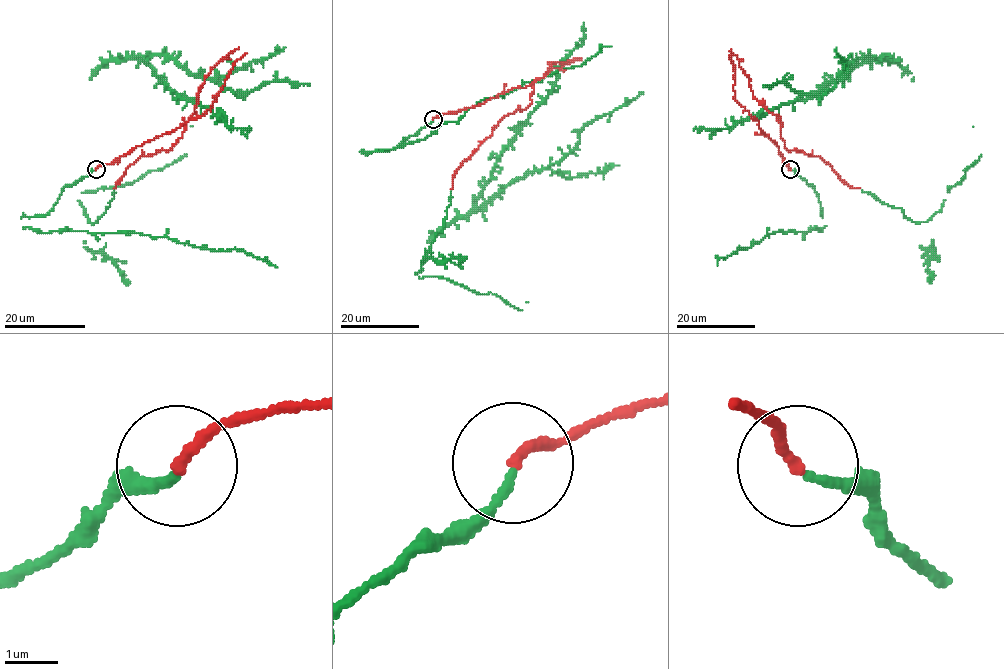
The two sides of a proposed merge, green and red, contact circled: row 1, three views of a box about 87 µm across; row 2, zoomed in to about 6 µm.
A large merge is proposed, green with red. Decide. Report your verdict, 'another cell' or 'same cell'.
same cell

